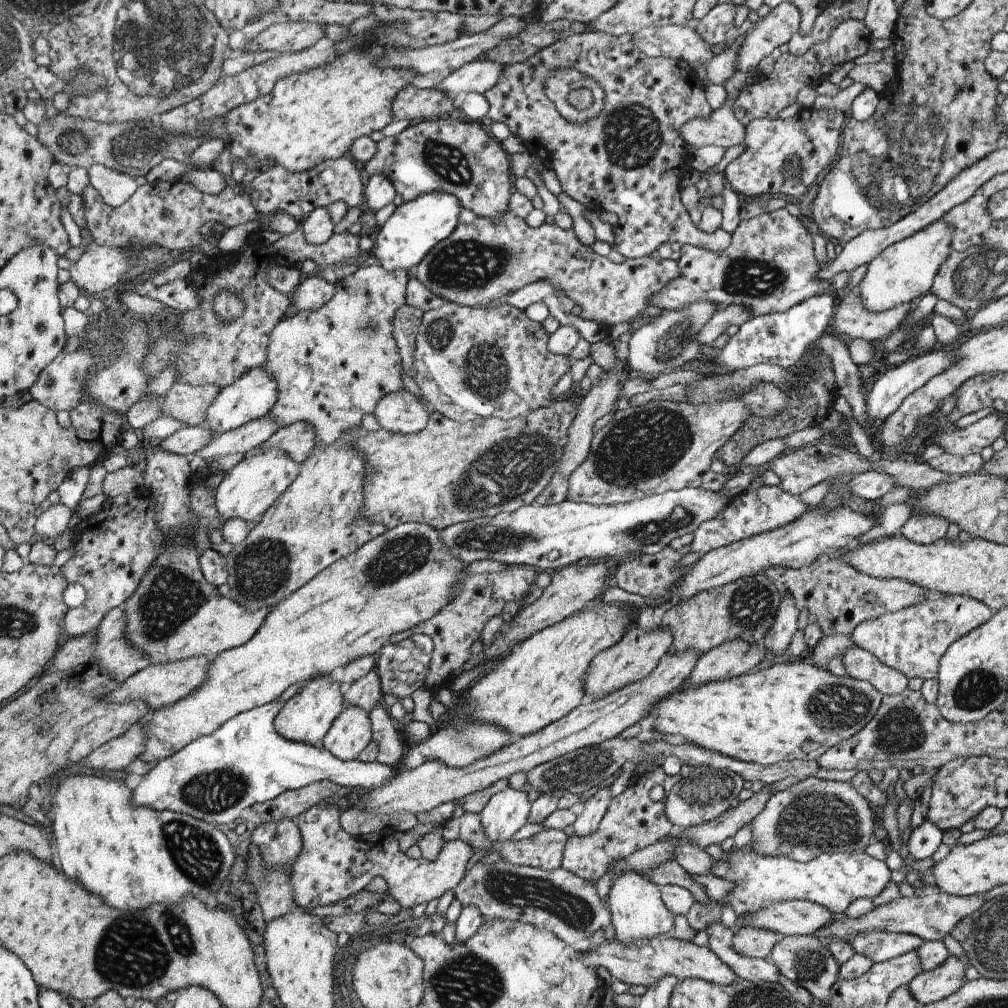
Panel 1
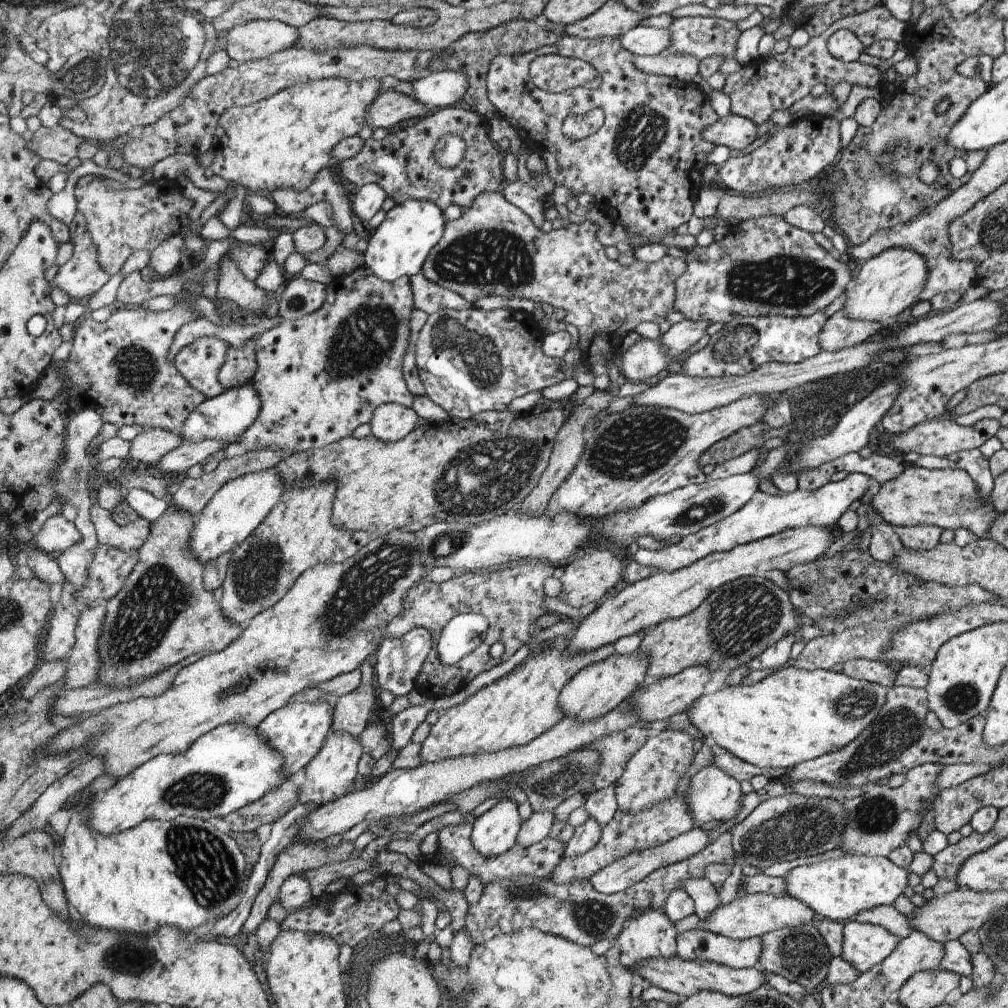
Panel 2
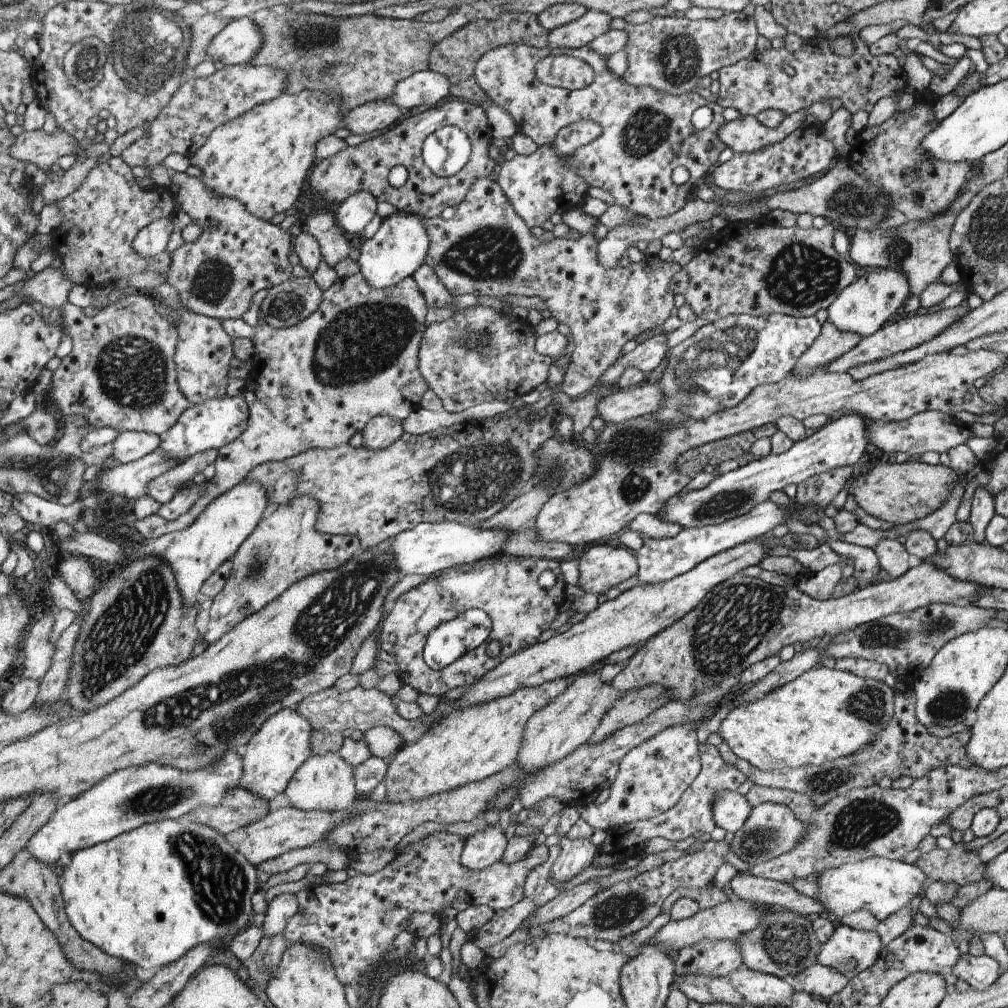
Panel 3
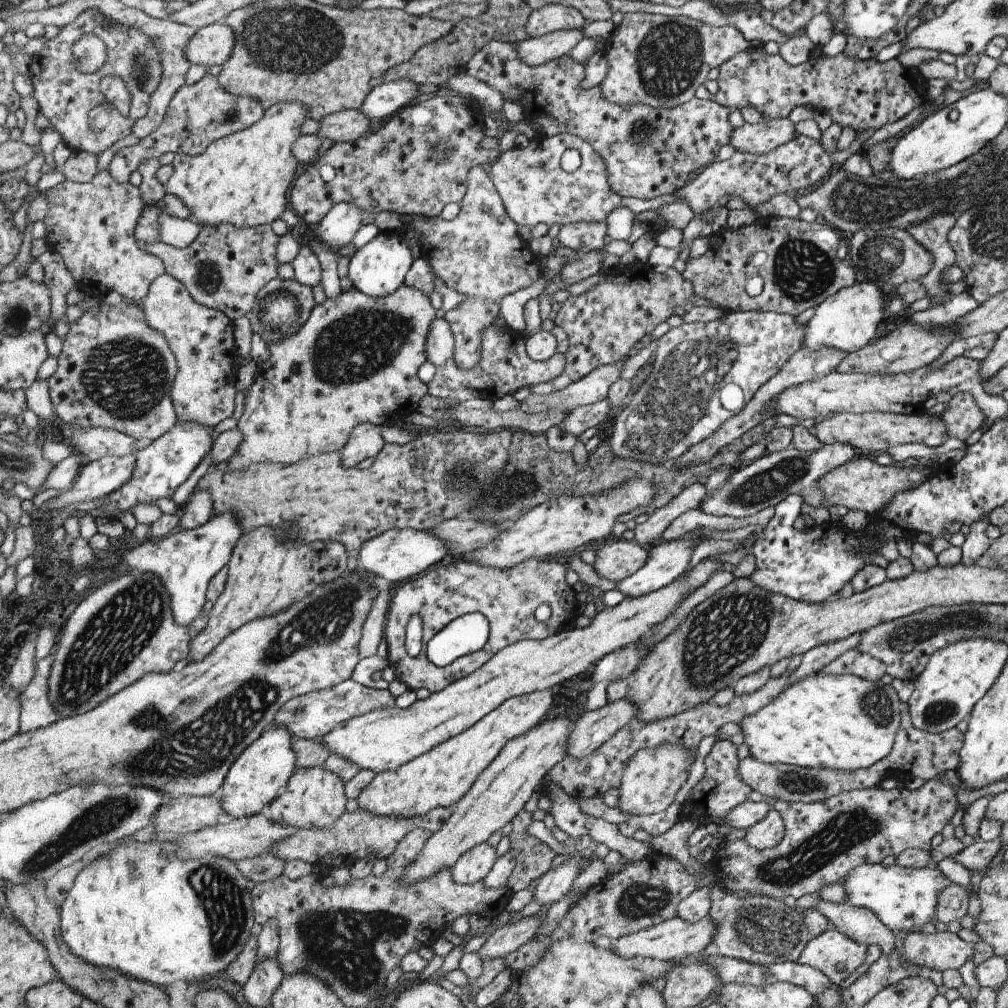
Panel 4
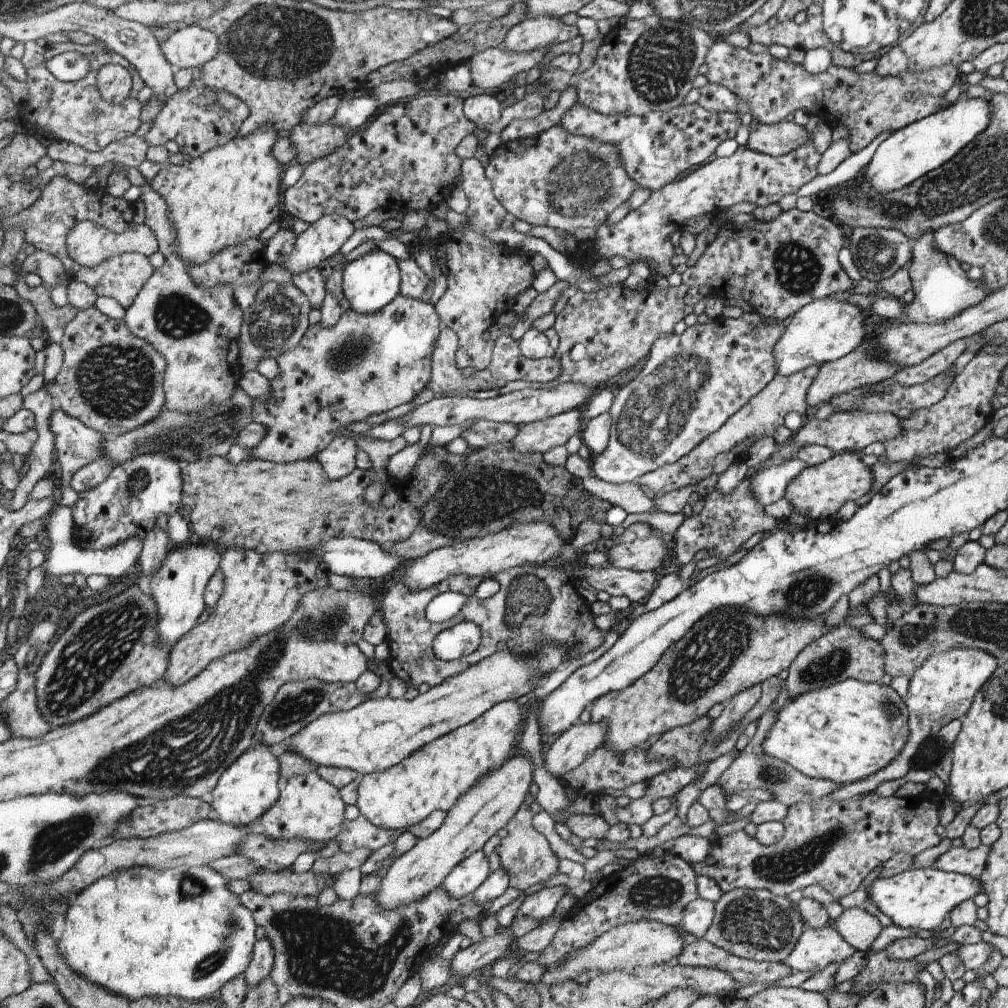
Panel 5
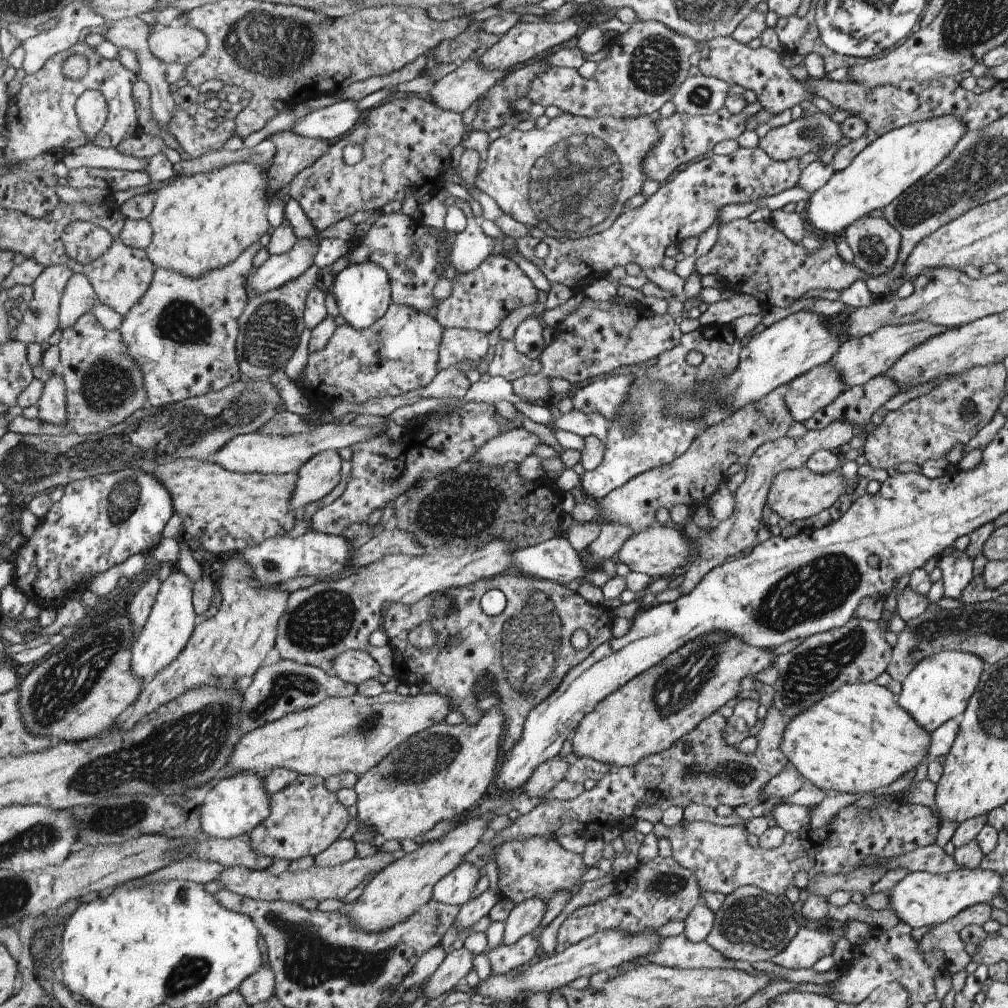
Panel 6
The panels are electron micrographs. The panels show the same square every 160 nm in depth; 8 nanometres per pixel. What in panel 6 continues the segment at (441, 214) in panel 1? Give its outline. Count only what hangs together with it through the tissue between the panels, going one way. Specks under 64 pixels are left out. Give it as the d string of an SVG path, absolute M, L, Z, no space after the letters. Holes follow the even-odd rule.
M350 264L335 276L333 296L347 324L359 331L366 331L386 316L393 298L390 297L390 278L387 270L379 264Z

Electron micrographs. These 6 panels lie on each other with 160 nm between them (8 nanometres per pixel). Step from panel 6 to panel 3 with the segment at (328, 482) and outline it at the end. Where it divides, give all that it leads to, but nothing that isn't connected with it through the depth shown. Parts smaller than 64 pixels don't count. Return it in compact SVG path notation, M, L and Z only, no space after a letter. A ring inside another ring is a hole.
M359 271L351 277L337 279L324 292L319 310L301 324L278 329L260 320L252 340L255 354L243 389L247 404L250 405L247 430L237 440L220 449L215 475L205 483L201 498L187 513L174 521L165 521L159 513L139 520L129 508L126 524L134 526L149 542L167 533L185 530L203 514L211 502L245 481L251 470L260 464L290 459L313 449L337 448L349 444L349 440L357 433L362 433L362 445L367 450L385 450L402 436L401 422L419 408L423 392L430 388L418 365L418 350L423 332L426 331L426 306L421 290L411 277L394 287L379 290L369 286ZM285 388L289 388L289 396L283 394Z

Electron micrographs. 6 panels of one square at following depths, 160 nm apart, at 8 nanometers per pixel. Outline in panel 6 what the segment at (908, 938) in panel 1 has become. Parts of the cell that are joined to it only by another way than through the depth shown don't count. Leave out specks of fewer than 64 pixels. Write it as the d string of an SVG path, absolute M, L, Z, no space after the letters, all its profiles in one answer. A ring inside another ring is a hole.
M800 927L787 946L769 958L769 962L785 969L811 969L821 957L832 954L834 943L831 932Z

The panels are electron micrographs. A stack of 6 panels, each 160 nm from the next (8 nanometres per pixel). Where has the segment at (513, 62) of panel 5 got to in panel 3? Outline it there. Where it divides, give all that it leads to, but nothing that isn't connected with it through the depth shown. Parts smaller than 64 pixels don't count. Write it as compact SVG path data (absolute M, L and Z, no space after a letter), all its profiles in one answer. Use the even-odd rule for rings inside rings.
M586 10L574 21L548 31L549 47L576 49L590 43L597 35L601 36L609 28L610 17L606 12Z

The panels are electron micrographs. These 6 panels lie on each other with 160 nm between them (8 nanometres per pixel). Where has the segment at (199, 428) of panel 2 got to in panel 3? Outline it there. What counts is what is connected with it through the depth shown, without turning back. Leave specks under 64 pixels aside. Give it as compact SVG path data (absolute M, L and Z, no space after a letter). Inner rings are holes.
M243 393L236 396L224 396L223 398L211 399L206 403L189 407L182 414L170 431L161 436L160 449L165 452L167 458L179 460L181 465L200 452L213 449L220 450L227 444L237 440L247 430L250 423L250 405Z

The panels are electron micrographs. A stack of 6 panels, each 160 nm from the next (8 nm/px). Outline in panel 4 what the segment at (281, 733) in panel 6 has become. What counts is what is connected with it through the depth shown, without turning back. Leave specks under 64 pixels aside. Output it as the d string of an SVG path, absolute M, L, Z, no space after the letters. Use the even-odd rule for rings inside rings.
M701 560L681 578L658 590L637 598L624 597L616 606L603 608L585 628L561 629L545 639L526 639L509 644L495 652L480 668L457 678L443 690L429 694L425 700L415 700L407 708L381 708L355 716L325 734L320 739L321 744L325 744L331 754L355 762L360 769L383 773L402 767L470 728L505 700L565 682L617 648L637 642L657 624L663 623L683 598L703 586L717 570L722 570L719 560Z

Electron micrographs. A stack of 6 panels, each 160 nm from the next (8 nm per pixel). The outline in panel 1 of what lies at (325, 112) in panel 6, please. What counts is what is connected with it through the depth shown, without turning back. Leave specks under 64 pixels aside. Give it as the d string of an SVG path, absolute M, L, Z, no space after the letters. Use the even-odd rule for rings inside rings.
M475 59L465 63L445 77L435 89L447 93L452 100L458 100L468 92L482 95L502 76L502 63L489 59Z

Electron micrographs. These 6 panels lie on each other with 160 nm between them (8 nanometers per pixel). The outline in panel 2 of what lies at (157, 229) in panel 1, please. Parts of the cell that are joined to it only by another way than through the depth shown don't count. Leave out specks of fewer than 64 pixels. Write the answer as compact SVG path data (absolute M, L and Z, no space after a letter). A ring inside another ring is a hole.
M85 175L76 183L76 197L78 210L83 212L88 222L88 229L96 247L100 250L101 266L111 275L121 272L129 257L141 249L153 252L172 236L184 236L191 229L191 210L195 208L195 200L183 196L178 182L172 179L150 180L145 186L138 189L112 191L102 176Z

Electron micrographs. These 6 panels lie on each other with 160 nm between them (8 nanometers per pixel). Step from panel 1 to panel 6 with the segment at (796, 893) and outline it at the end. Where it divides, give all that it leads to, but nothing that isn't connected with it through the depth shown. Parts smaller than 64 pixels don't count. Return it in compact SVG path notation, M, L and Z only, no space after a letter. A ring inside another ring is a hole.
M958 869L943 874L911 872L889 890L889 912L911 929L941 925L975 904L987 903L1001 892L1001 876L982 869Z

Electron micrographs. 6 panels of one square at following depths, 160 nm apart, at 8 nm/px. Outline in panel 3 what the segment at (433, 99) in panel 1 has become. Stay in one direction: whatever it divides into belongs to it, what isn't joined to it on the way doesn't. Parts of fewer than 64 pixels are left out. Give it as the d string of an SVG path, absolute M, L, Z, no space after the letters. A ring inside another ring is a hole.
M374 101L355 108L343 118L344 128L355 135L381 132L403 116L403 110L388 101Z

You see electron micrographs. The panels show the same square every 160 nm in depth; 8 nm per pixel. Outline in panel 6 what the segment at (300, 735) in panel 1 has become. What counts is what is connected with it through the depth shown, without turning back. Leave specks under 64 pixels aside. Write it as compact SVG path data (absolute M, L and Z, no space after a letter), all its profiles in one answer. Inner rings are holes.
M239 772L233 778L221 779L206 794L201 806L201 826L209 839L229 840L251 834L271 816L271 798L265 780L257 772Z

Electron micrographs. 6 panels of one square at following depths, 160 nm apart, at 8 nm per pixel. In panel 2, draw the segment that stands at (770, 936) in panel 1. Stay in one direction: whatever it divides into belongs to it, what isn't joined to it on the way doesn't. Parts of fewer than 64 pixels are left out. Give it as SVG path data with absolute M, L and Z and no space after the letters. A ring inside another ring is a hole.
M701 927L676 934L676 952L682 959L707 959L708 961L724 964L734 969L757 967L762 942L759 937L745 940L732 939L723 935L713 934Z

